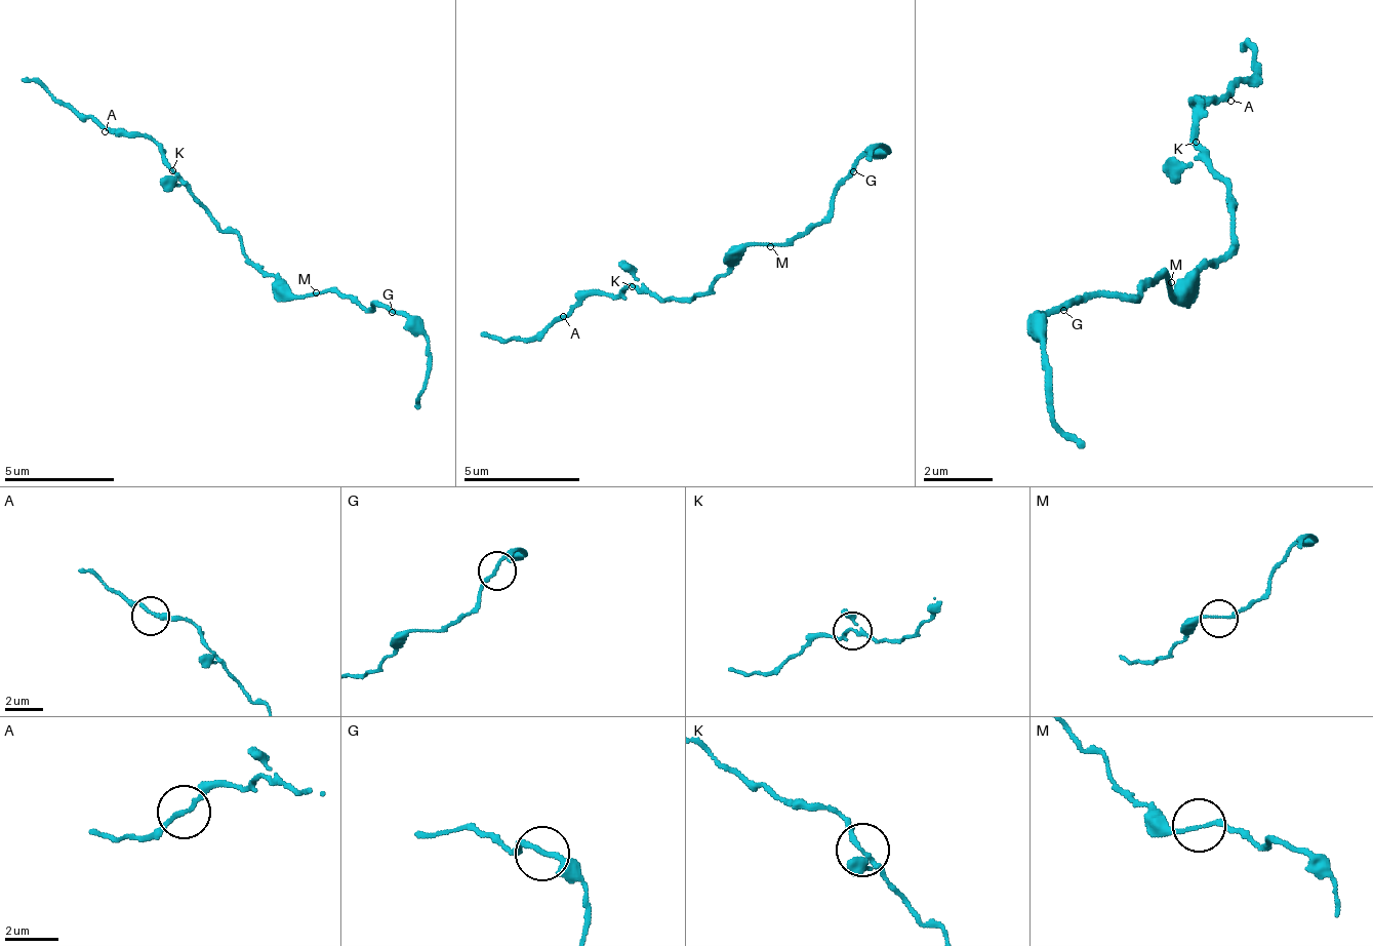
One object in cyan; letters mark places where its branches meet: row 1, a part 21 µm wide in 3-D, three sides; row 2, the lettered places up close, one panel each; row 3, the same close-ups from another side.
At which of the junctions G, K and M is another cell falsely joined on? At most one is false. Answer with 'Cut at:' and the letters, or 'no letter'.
Cut at: no letter

